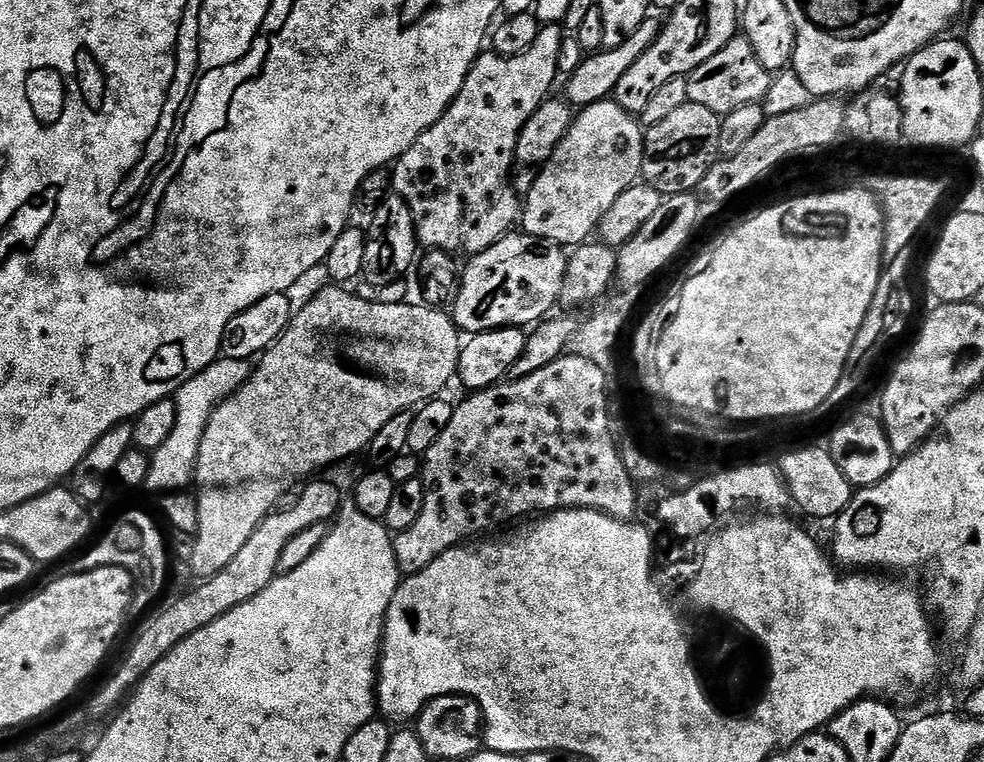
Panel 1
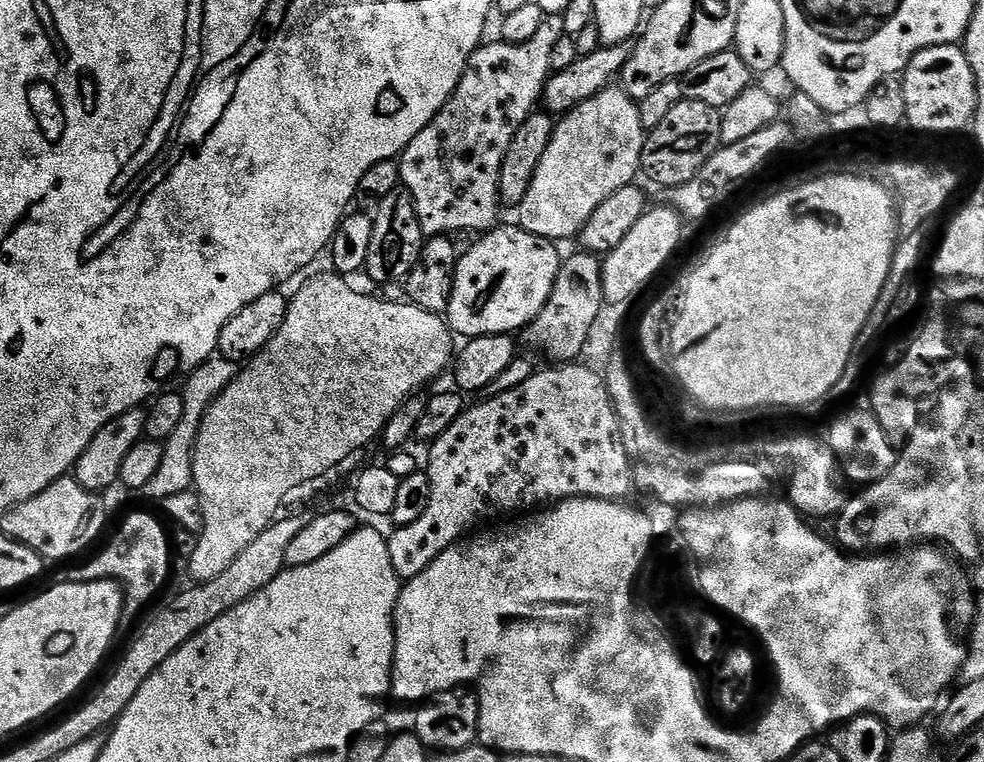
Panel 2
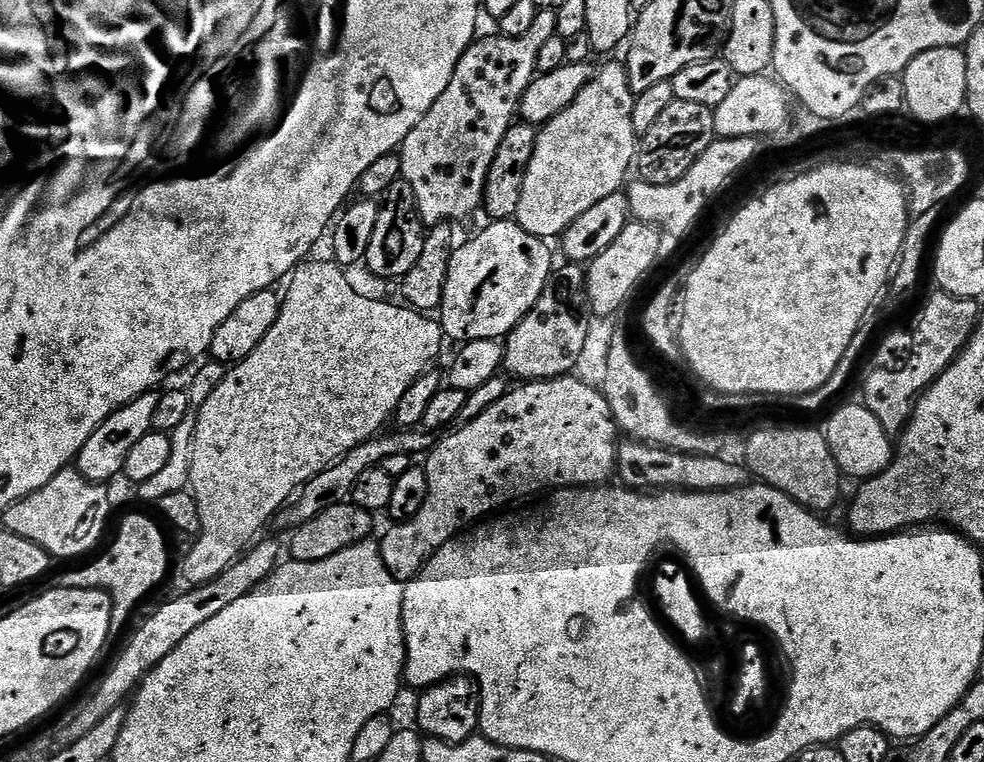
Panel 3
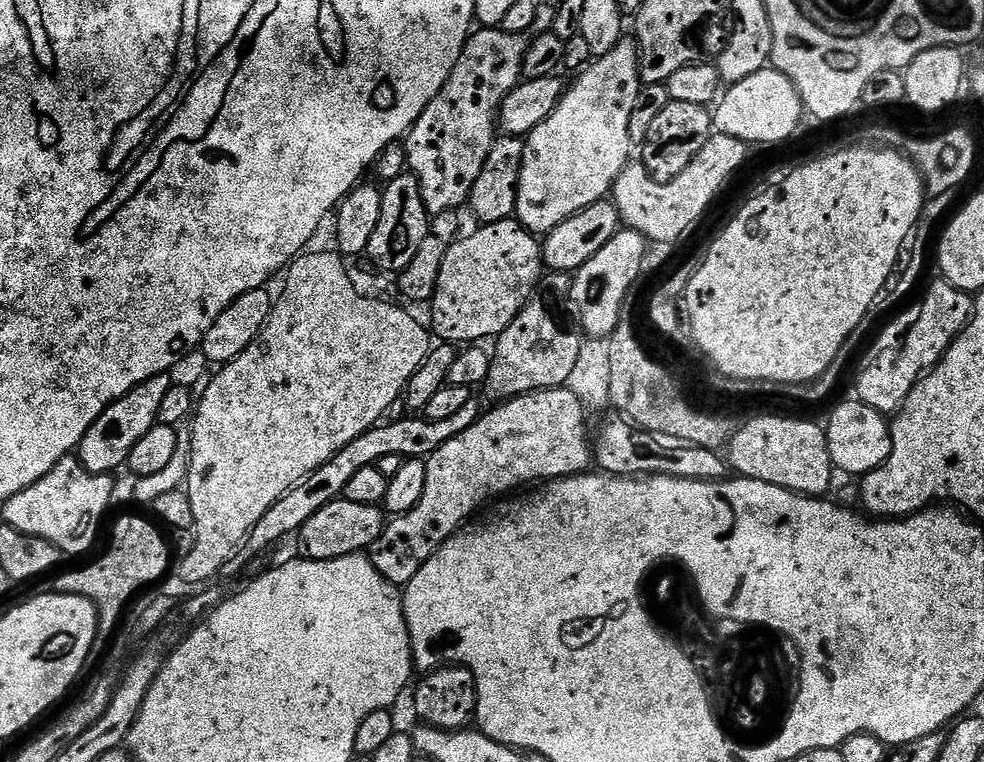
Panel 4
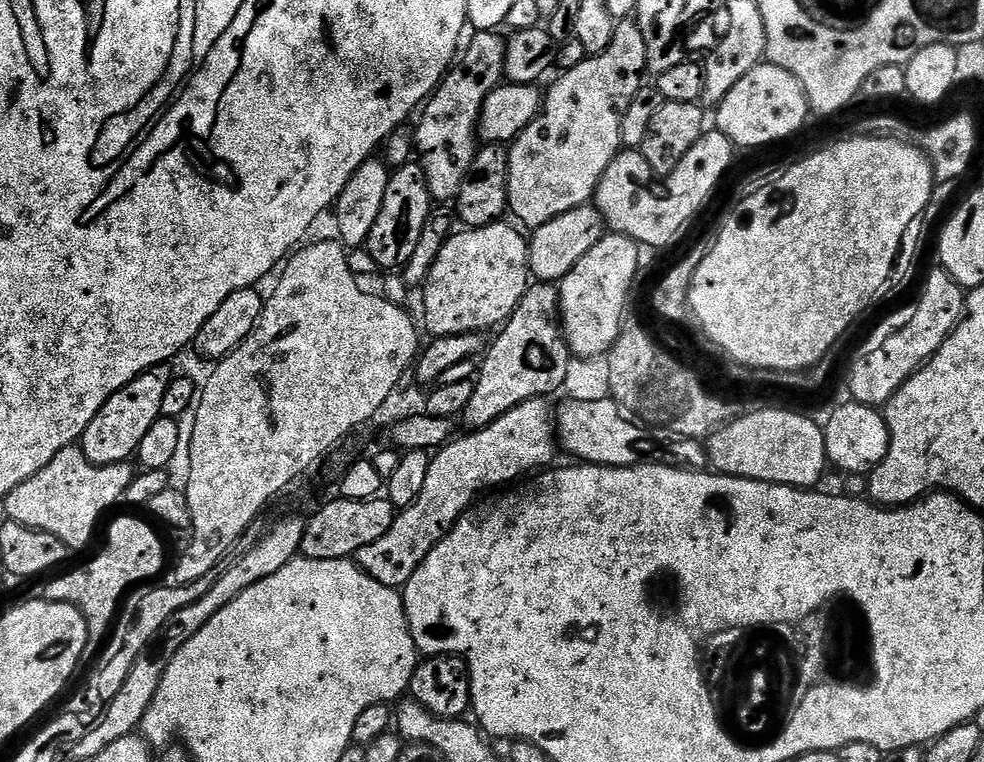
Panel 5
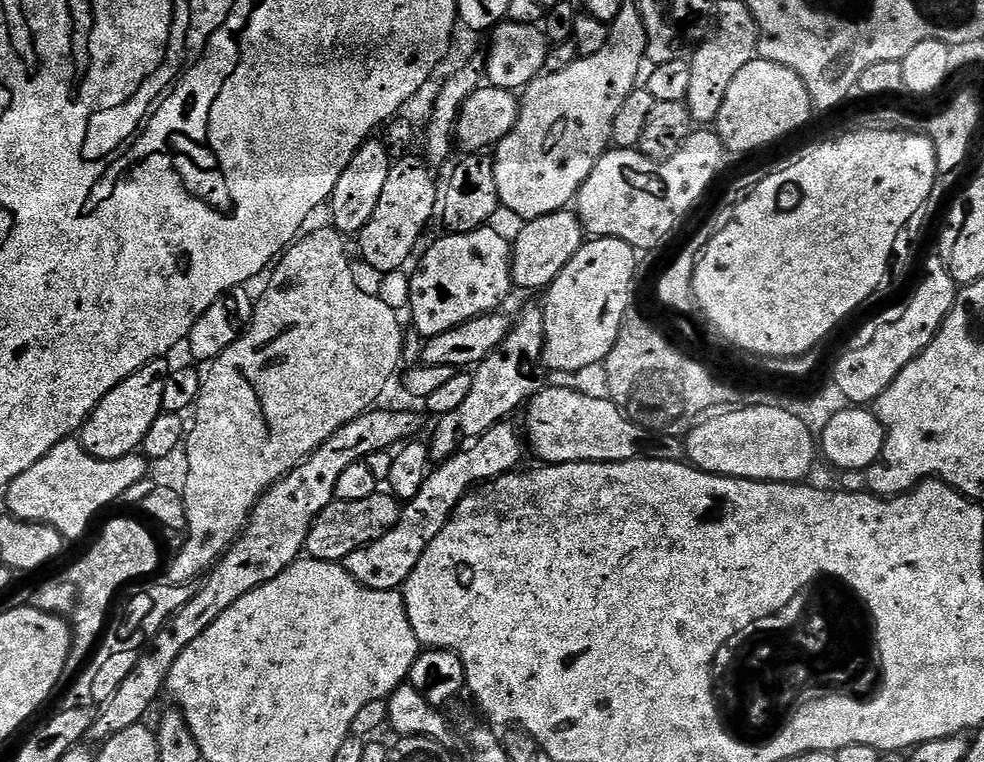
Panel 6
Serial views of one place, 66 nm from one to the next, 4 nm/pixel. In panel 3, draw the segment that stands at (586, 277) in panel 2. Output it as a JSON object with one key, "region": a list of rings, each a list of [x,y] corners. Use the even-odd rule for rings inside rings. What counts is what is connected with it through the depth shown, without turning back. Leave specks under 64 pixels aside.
{"region":[[[564,262],[553,271],[542,290],[542,298],[528,309],[526,318],[509,332],[504,345],[503,371],[520,382],[529,380],[553,380],[576,372],[576,364],[582,358],[586,341],[588,320],[576,313],[575,292],[586,288],[586,272],[579,264]]]}

